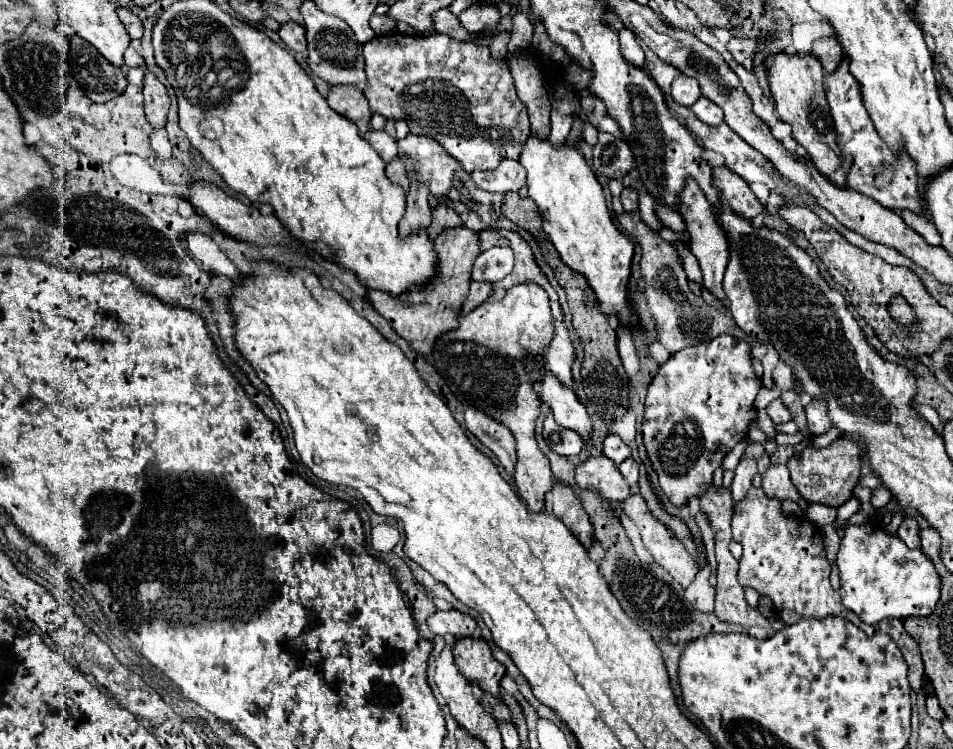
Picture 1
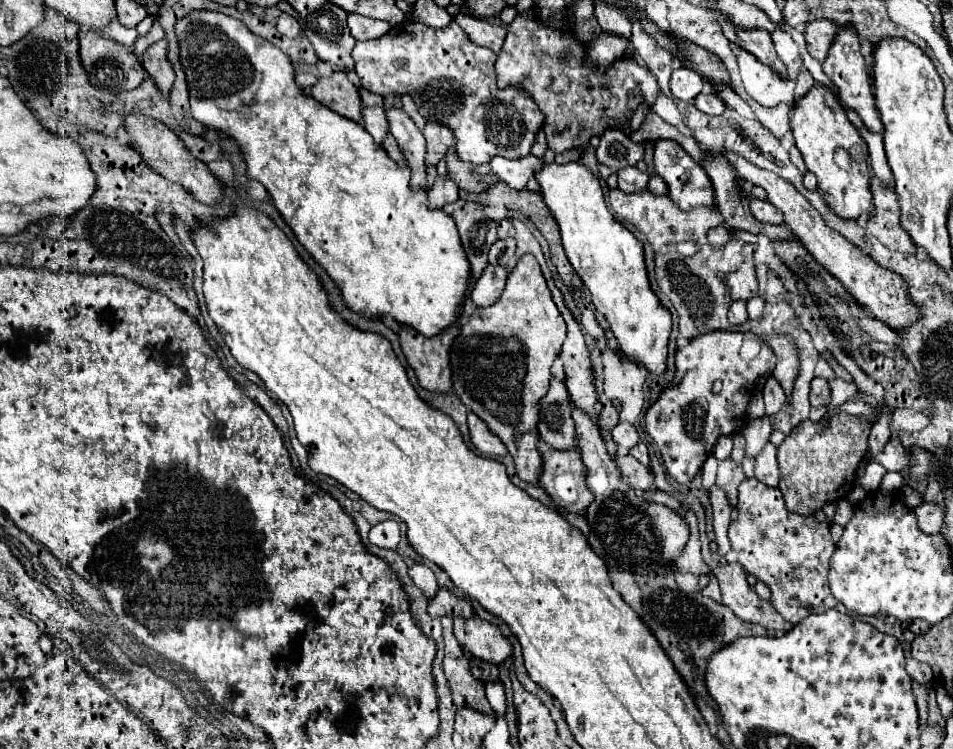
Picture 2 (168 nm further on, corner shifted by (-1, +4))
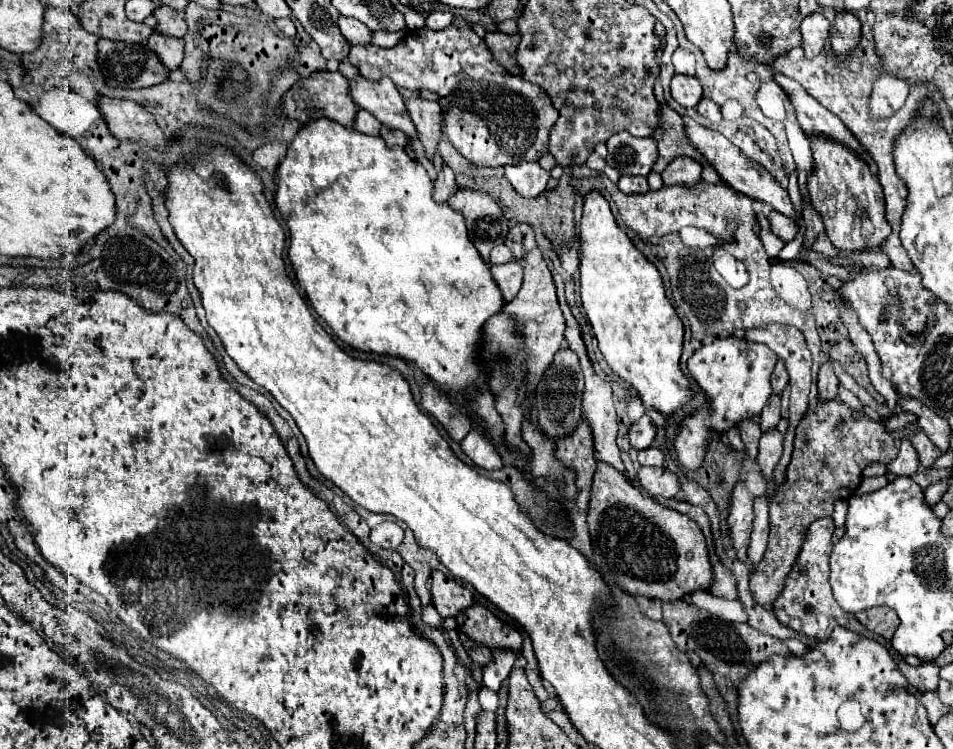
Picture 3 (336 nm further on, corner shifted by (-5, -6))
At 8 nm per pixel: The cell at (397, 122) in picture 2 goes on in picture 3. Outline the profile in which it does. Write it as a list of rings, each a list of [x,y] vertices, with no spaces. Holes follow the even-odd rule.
[[[357,76],[349,86],[349,94],[359,108],[369,110],[379,122],[387,126],[395,126],[405,132],[407,138],[417,138],[413,130],[413,122],[409,122],[409,114],[405,110],[403,98],[397,86],[389,78],[381,78],[379,82],[371,82],[363,76]]]

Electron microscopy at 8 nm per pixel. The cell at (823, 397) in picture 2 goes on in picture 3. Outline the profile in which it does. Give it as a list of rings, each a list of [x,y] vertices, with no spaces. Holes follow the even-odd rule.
[[[823,362],[819,368],[819,400],[833,400],[837,396],[839,380],[831,368],[831,362]]]

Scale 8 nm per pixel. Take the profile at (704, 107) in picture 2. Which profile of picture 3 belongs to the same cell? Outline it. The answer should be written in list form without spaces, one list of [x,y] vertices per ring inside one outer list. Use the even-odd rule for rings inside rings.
[[[703,98],[703,100],[697,104],[697,112],[699,112],[703,118],[707,118],[709,122],[713,122],[713,124],[721,122],[721,112],[719,112],[719,106],[717,106],[715,102],[709,102],[709,100]]]

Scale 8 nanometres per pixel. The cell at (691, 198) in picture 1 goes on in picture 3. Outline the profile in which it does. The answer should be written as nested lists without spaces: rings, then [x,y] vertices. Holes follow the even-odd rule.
[[[677,156],[669,162],[669,166],[663,170],[663,182],[665,186],[673,184],[693,184],[701,178],[701,162],[687,156]]]

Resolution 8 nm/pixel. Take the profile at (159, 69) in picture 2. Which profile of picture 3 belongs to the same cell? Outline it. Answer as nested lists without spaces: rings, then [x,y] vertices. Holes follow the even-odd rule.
[[[157,30],[151,32],[149,36],[149,48],[155,50],[161,58],[161,62],[165,62],[165,66],[169,66],[169,70],[175,70],[181,60],[183,60],[183,38],[171,38],[171,36],[165,36]]]

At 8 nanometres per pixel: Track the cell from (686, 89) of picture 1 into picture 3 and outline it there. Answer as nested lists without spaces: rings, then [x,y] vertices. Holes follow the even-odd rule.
[[[675,74],[671,80],[671,96],[685,108],[695,108],[699,100],[703,98],[701,84],[697,82],[695,76],[683,76]]]

